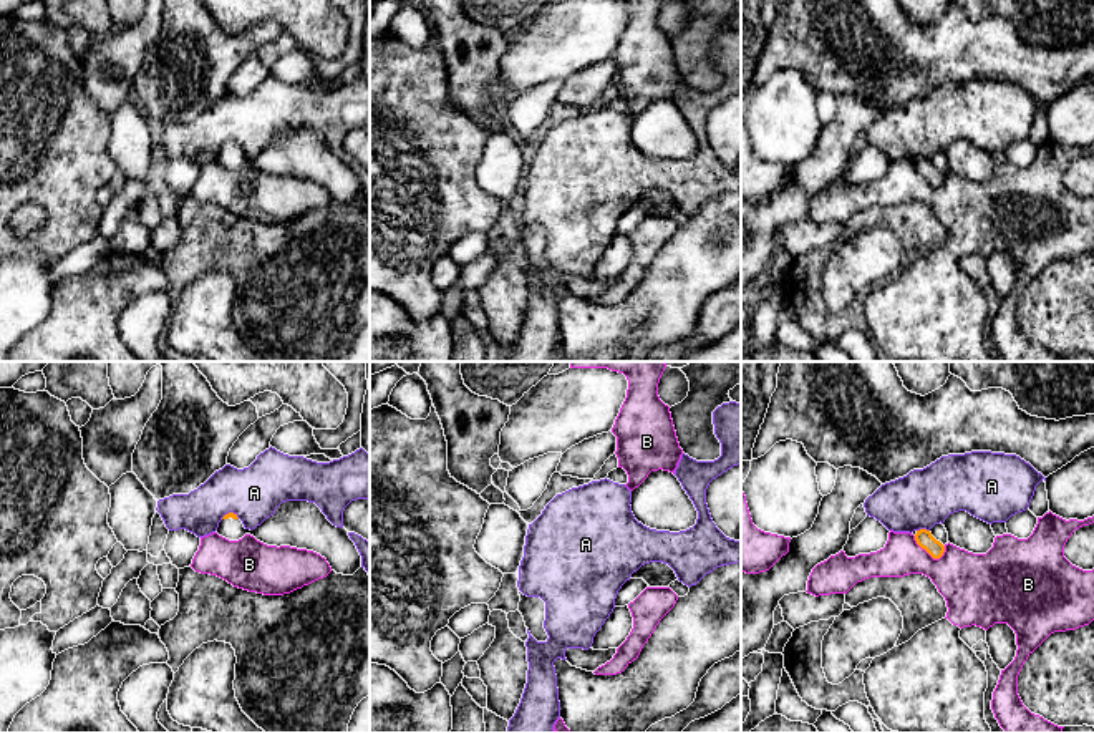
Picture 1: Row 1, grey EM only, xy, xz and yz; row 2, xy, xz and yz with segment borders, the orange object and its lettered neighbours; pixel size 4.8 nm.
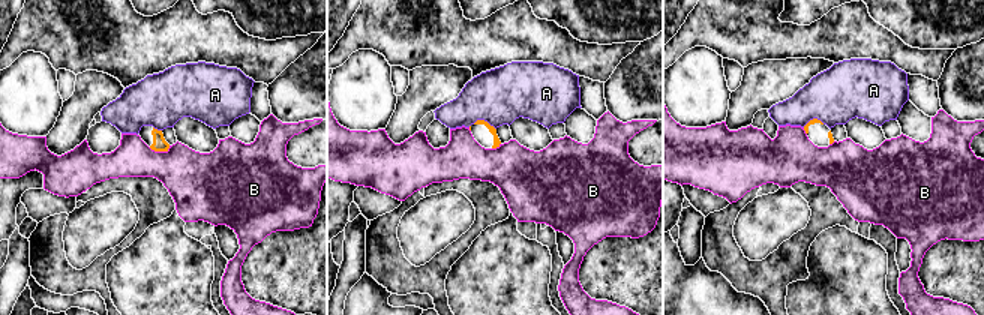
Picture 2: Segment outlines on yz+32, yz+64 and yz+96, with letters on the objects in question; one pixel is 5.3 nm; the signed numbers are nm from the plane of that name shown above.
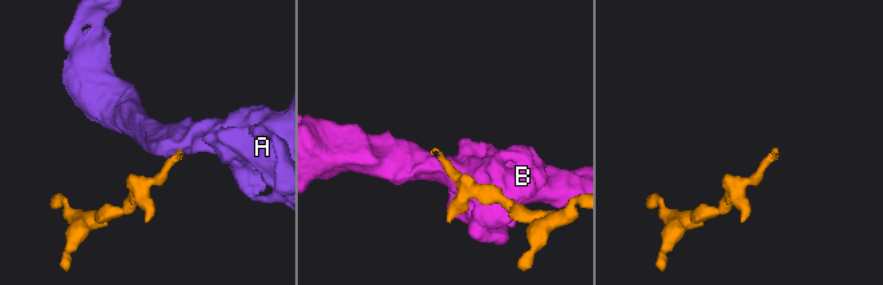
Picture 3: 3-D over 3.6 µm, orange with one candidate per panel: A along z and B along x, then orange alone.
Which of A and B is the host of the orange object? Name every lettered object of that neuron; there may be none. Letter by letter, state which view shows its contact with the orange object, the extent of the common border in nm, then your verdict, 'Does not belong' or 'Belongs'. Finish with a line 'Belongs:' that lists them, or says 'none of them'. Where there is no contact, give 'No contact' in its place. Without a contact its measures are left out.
A: Touches orange in yz. Shared border 60 nm. Does not belong
B: Touches orange in yz. Shared border 180 nm. Does not belong
Belongs: none of them

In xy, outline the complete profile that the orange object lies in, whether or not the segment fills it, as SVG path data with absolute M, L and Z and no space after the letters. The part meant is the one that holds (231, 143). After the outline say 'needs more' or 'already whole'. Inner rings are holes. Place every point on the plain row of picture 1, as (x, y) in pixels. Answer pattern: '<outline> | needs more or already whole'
M287 129L255 158L245 158L237 143L229 141L215 159L229 169L245 163L267 174L307 177L327 187L332 199L353 204L361 196L361 184L345 156L333 154L315 131Z | needs more

